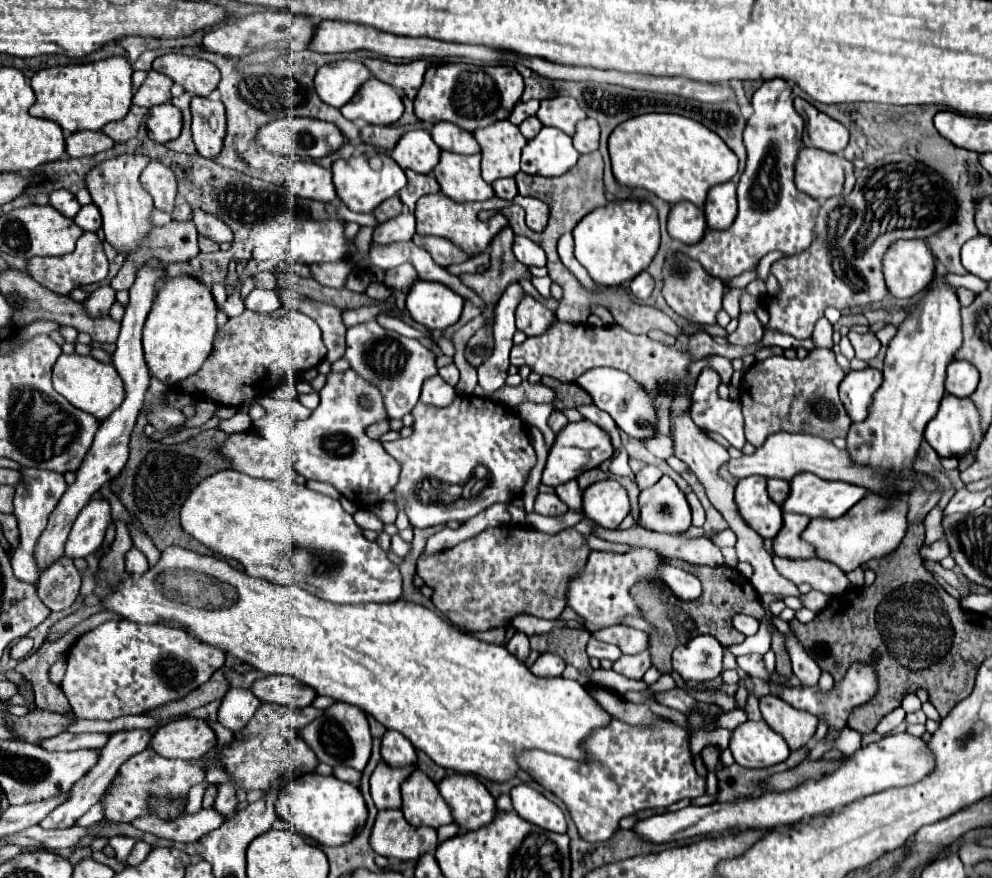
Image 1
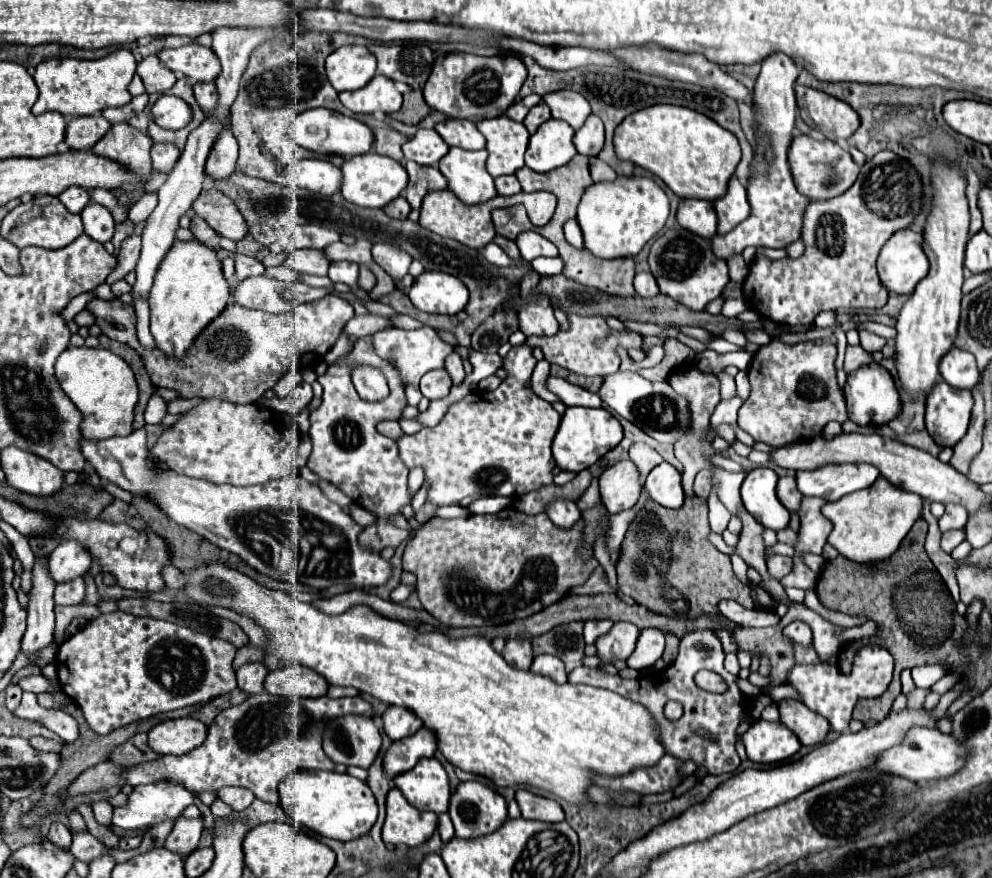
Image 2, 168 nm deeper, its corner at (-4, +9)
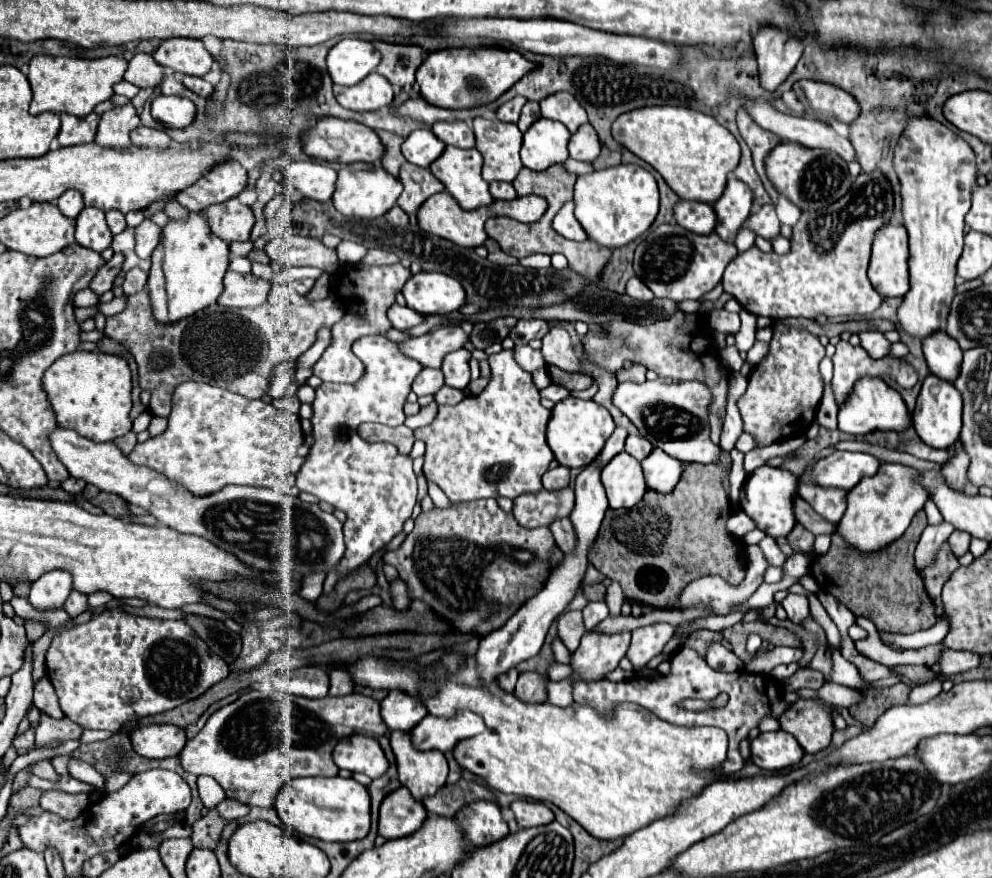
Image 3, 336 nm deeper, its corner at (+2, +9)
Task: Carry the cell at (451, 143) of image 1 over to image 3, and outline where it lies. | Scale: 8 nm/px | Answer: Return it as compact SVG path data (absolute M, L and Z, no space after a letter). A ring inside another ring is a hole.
M455 120L455 122L435 122L433 124L433 134L443 140L445 144L451 144L451 146L457 146L457 148L473 148L475 146L475 136L473 136L473 130L461 122L461 120Z

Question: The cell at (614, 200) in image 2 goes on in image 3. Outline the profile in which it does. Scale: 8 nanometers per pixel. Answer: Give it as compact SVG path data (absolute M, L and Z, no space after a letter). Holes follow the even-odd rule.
M619 164L595 170L577 178L575 184L575 218L585 228L589 240L605 248L621 248L639 238L653 224L659 212L659 190L651 172L635 164Z

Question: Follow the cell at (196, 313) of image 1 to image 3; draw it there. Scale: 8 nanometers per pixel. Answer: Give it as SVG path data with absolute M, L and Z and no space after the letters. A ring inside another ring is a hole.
M191 212L187 220L171 220L163 228L159 246L151 256L147 290L153 318L159 324L175 324L183 318L215 304L223 292L223 276L229 266L229 246L217 238L201 212Z

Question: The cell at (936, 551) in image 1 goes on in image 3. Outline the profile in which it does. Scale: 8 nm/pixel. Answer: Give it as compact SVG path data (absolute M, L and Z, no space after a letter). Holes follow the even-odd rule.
M955 530L951 536L949 536L949 546L951 546L951 552L959 558L959 556L963 556L967 550L969 550L969 540L971 540L971 536L967 534L967 532L963 532L963 530Z

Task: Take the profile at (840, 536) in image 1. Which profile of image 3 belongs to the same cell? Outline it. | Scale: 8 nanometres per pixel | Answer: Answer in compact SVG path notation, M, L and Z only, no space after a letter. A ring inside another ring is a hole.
M881 464L875 476L863 478L853 490L847 492L847 510L835 532L849 548L857 552L875 552L901 538L913 516L929 498L927 490L915 482L915 476L915 468L901 464Z

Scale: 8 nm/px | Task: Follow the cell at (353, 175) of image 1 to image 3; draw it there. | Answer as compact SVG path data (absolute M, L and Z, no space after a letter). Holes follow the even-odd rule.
M353 162L353 164L341 166L341 170L339 170L337 190L333 194L333 204L345 216L379 218L379 216L383 216L387 210L391 210L395 206L401 192L403 192L401 182L393 174L389 174L381 164Z

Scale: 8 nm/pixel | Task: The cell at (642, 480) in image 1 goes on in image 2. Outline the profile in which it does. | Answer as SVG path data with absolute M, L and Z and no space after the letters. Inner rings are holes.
M641 442L631 444L629 458L637 464L637 468L639 468L643 478L651 472L651 468L655 468L659 462L663 462L663 458L653 448L649 448L647 444L641 444Z

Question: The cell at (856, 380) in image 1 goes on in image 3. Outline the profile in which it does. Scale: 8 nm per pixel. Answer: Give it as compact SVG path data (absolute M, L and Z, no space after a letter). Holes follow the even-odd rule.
M863 376L855 382L853 390L845 398L845 402L839 408L839 430L859 436L859 434L869 434L873 430L905 430L909 428L911 418L907 412L907 406L897 390L893 390L883 378L871 378Z

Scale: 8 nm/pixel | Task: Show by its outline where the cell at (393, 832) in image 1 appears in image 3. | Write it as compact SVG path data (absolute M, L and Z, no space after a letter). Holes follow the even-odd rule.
M403 786L387 794L379 812L379 834L387 840L409 836L417 832L427 818L427 810L421 802L413 800Z

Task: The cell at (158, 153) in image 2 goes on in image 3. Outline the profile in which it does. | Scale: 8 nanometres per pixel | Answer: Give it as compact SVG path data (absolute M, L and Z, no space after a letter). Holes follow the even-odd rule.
M139 126L131 134L131 144L143 146L143 148L167 148L167 146L171 146L171 138L163 130Z

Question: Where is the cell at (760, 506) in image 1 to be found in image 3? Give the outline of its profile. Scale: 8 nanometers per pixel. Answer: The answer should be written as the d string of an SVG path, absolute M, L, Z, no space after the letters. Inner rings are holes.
M761 466L755 472L751 472L741 488L739 496L739 506L743 512L757 524L759 530L763 530L771 538L787 536L791 528L795 526L793 518L793 506L789 506L789 498L797 494L797 476L781 470L781 468L771 468L771 466Z

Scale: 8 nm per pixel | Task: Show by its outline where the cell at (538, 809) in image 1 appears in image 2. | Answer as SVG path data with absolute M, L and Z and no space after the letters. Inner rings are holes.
M517 790L515 800L521 808L523 818L527 820L543 820L543 822L563 822L565 814L561 810L561 806L555 800L543 798L543 796L535 796L527 790Z

